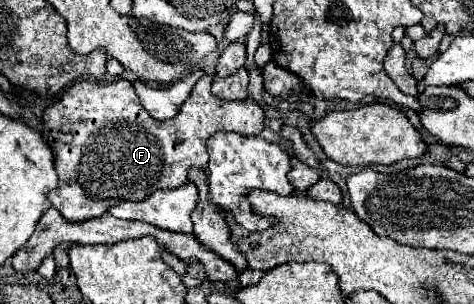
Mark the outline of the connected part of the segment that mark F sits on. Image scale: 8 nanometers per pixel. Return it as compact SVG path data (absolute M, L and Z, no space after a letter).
M210 75L200 77L188 101L180 107L180 113L168 121L152 119L140 105L134 87L126 79L118 79L108 85L78 81L68 87L52 107L44 111L44 135L48 145L52 145L54 167L58 173L58 187L48 193L48 199L70 223L96 219L104 215L108 207L122 201L142 201L156 189L176 189L188 183L190 167L206 167L206 143L216 131L260 135L264 127L266 113L256 101L220 101L218 97L212 97Z

